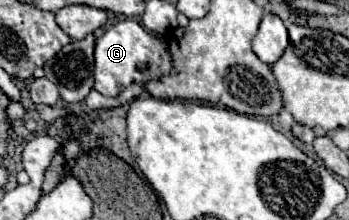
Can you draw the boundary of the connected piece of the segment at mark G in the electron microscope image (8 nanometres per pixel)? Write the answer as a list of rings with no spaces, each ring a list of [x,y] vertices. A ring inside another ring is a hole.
[[[122,20],[96,38],[94,48],[94,88],[104,96],[118,96],[132,82],[144,84],[152,78],[162,78],[170,72],[170,52],[164,38],[148,34],[138,22]]]

